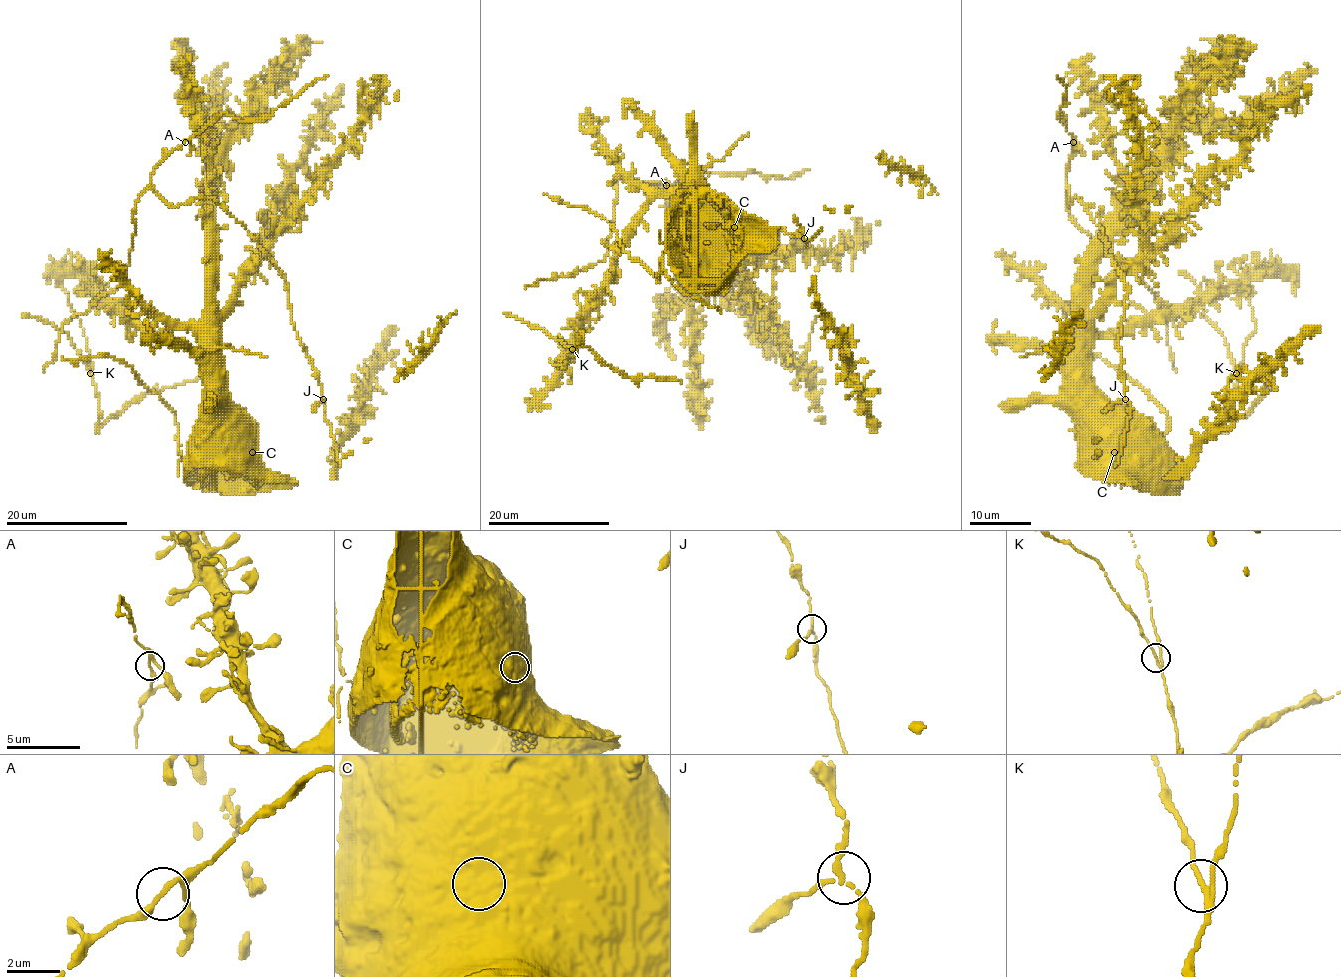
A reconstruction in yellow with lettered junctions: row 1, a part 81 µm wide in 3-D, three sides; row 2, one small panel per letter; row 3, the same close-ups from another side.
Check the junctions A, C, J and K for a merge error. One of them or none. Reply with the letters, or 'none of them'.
none of them

